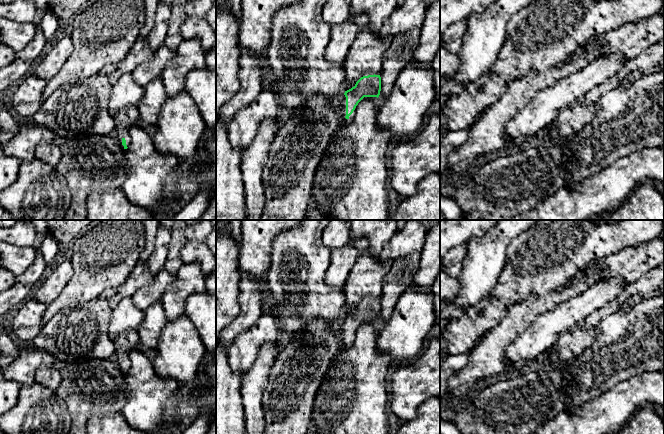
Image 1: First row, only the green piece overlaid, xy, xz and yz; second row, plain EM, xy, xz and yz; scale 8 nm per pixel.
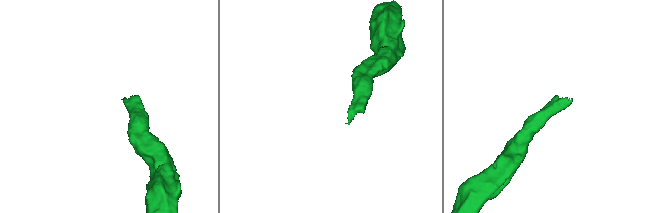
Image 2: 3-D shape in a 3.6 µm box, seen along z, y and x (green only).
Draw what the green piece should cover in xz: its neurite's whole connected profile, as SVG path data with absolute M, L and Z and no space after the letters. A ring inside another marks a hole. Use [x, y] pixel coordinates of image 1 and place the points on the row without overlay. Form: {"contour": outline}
{"contour": "M380 299L361 301L354 311L345 315L341 330L341 350L349 349L355 340L355 332L364 321L379 321Z"}

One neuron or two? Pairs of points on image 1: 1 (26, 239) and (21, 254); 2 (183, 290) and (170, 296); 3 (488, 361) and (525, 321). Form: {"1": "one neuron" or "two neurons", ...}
{"1": "two neurons", "2": "one neuron", "3": "one neuron"}

